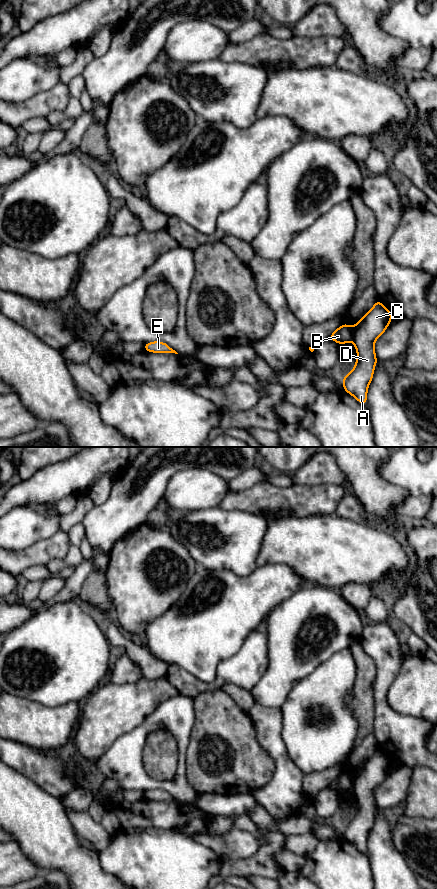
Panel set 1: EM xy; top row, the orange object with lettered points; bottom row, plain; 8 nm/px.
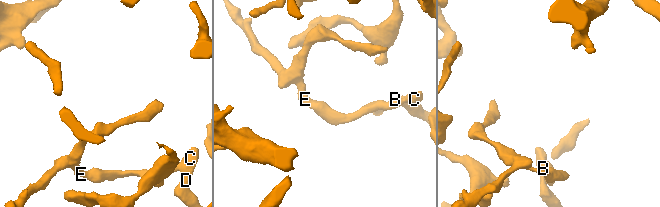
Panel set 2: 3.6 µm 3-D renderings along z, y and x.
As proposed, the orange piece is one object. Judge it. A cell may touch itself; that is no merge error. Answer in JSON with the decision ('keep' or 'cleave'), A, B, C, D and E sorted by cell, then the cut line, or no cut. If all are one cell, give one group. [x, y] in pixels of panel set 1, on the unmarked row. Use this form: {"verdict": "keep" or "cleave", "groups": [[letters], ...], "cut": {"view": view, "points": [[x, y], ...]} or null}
{"verdict": "cleave", "groups": [["A", "C", "D"], ["B", "E"]], "cut": {"view": "xy", "points": [[354, 775], [352, 788]]}}

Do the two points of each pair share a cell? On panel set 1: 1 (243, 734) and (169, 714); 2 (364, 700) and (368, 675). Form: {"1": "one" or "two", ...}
{"1": "two", "2": "one"}

